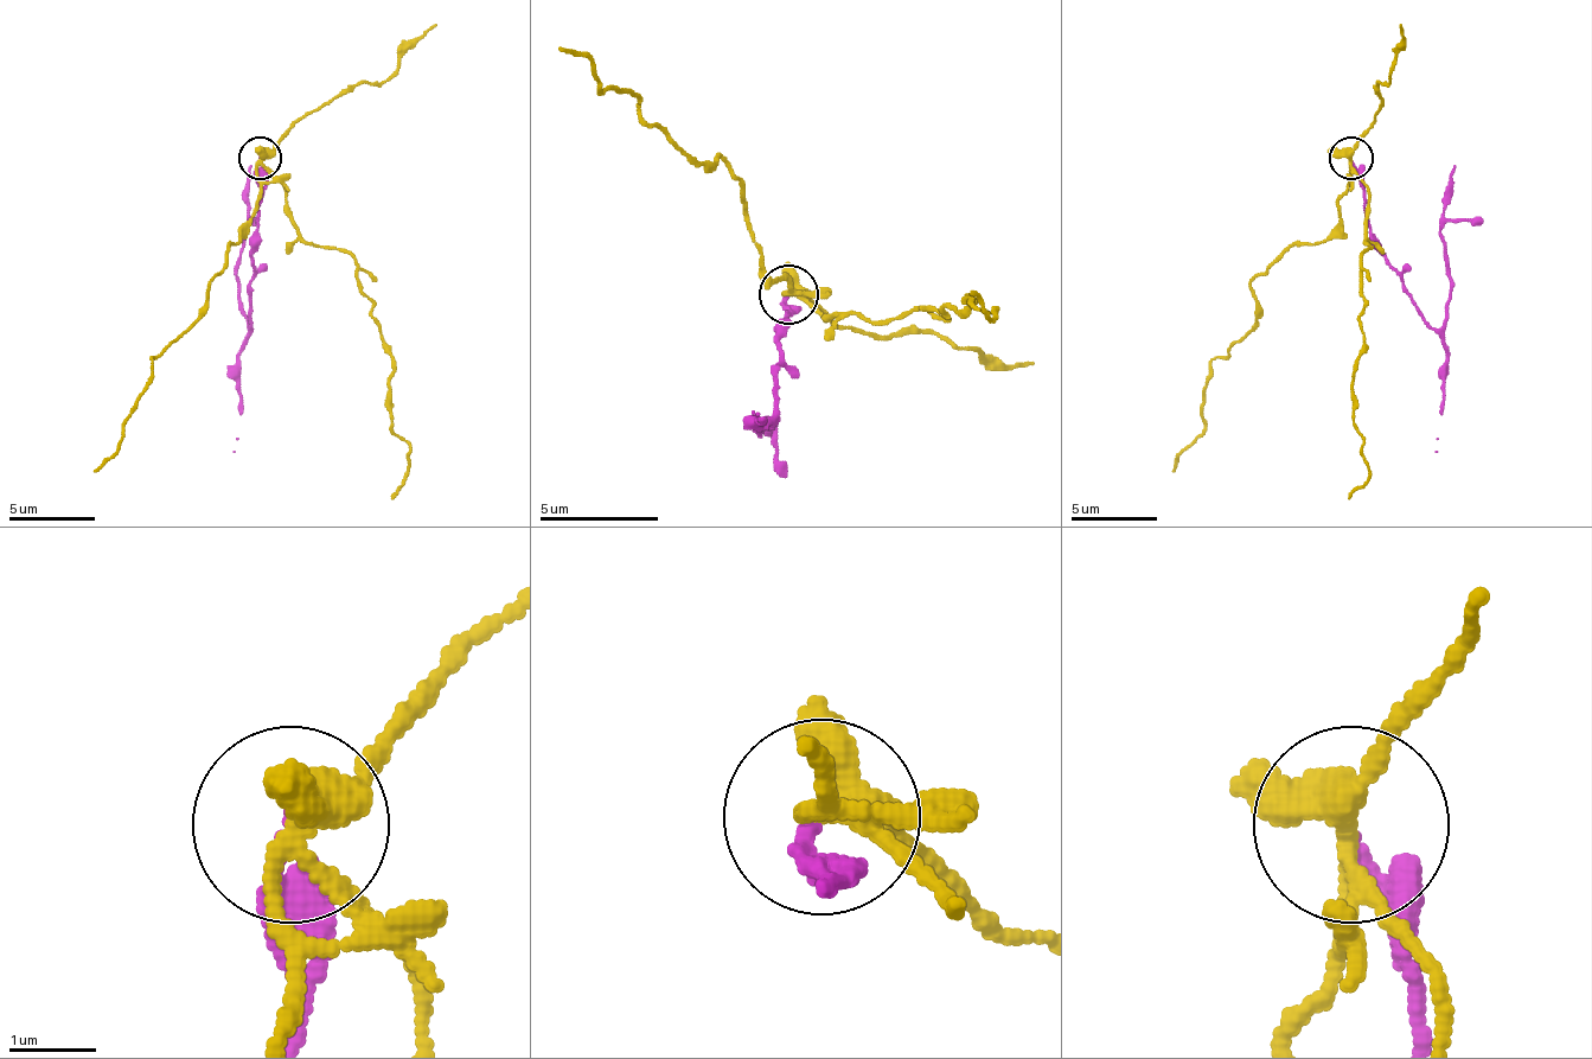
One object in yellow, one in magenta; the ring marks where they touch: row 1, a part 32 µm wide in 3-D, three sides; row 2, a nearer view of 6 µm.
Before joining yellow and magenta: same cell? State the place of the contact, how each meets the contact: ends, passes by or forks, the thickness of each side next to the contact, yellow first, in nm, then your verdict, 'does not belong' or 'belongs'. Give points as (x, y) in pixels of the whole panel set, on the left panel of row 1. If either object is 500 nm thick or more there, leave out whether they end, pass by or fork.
(260, 158) | yellow forks | magenta ends | 340/130 nm | does not belong

